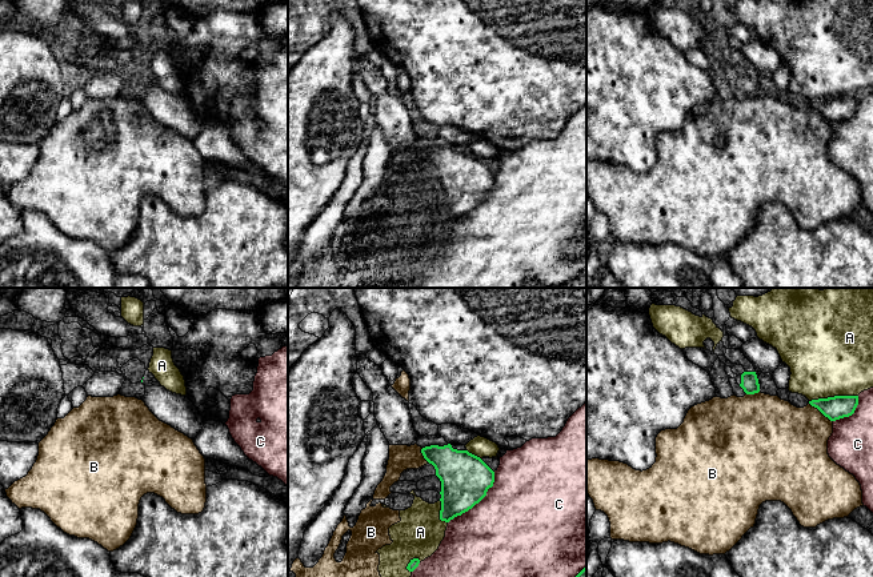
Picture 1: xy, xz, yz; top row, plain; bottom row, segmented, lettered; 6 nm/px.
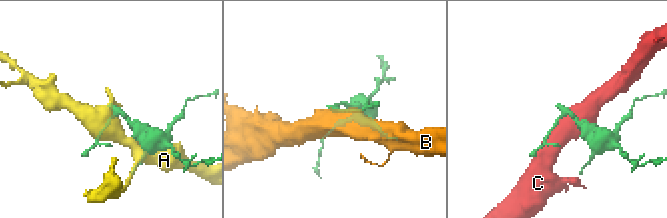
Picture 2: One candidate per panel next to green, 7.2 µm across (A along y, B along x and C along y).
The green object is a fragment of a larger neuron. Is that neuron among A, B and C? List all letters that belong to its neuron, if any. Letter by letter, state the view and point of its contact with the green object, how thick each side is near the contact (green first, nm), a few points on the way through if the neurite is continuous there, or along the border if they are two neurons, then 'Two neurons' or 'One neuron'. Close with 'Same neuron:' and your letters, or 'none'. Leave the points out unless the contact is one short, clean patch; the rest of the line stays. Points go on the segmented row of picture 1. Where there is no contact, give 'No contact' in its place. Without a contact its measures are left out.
A: Touches green at yz (835, 396). Thickness 140 nm (green) against 500 nm. Two neurons
B: Touches green at yz (821, 412). Thickness 140 nm (green) against 420 nm. Two neurons
C: Touches green at xz (477, 503). Thickness 300 nm (green) against 500 nm. Two neurons
Same neuron: none

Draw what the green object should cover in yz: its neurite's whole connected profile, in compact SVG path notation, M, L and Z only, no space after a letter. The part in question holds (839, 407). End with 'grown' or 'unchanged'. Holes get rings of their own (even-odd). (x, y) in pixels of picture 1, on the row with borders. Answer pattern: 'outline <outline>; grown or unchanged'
outline M834 396L812 400L809 404L817 408L830 421L836 421L854 413L858 405L858 396Z; unchanged

